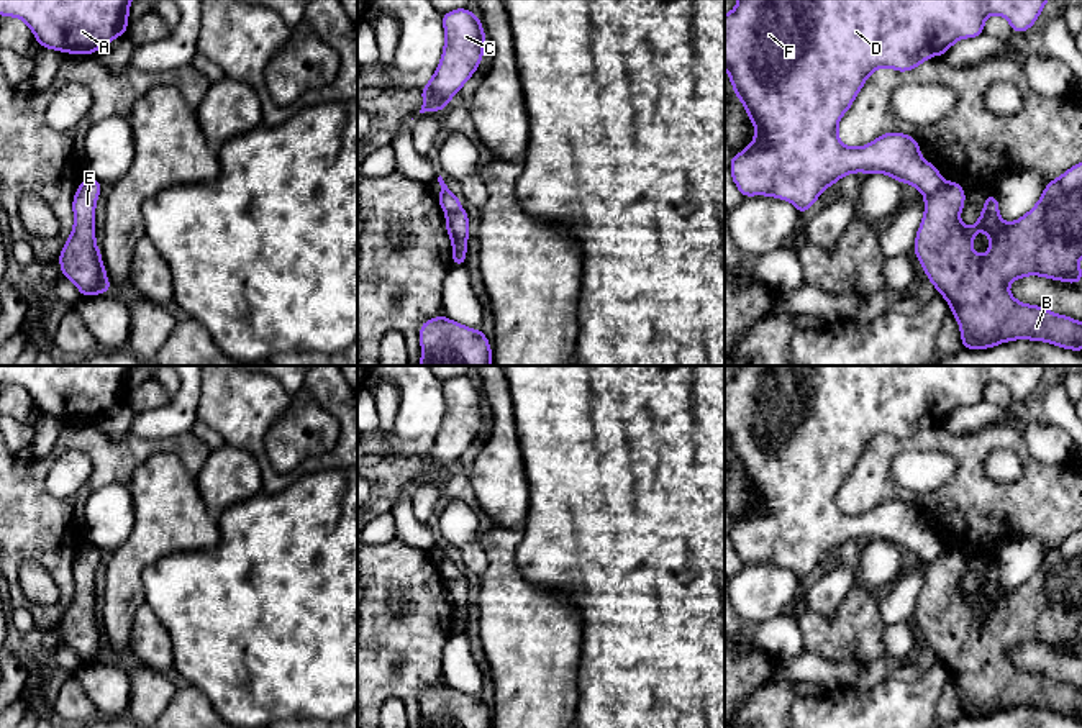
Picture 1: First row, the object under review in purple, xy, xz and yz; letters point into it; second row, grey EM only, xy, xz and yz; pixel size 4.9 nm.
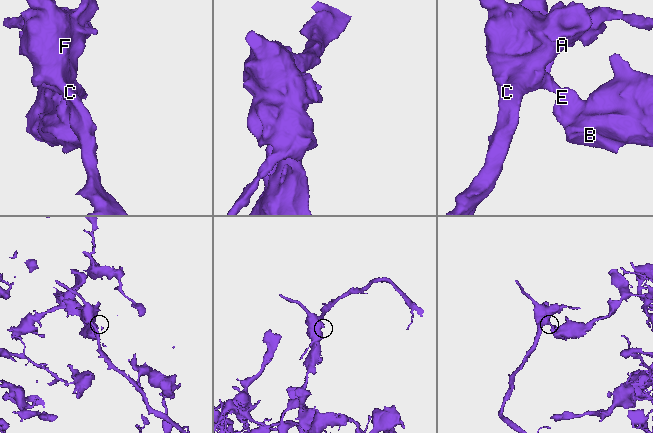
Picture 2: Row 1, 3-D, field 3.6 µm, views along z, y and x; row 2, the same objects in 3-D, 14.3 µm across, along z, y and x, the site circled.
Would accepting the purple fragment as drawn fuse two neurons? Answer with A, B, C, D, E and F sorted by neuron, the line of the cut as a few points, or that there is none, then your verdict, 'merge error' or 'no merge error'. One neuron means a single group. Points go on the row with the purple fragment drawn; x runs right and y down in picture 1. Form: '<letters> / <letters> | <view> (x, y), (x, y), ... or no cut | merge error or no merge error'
A C D F / B E | yz (943, 182), (927, 197) | merge error

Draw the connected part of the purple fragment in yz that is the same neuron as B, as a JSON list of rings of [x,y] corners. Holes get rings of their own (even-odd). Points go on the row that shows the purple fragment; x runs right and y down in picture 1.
[[[1082,162],[1072,166],[1061,177],[1049,180],[1039,202],[1013,223],[1000,220],[998,200],[995,193],[989,193],[977,223],[974,226],[962,226],[959,215],[964,202],[964,187],[959,182],[943,182],[934,193],[928,195],[925,198],[925,216],[913,248],[928,279],[948,300],[952,315],[957,318],[962,346],[966,349],[985,349],[1012,339],[1034,339],[1082,353],[1082,321],[1056,315],[1038,305],[1020,303],[1008,293],[1008,285],[1025,275],[1043,275],[1069,284],[1082,282],[1082,271],[1079,267],[1079,259],[1082,257]],[[979,230],[984,230],[990,239],[985,256],[975,256],[972,249],[972,239]]]

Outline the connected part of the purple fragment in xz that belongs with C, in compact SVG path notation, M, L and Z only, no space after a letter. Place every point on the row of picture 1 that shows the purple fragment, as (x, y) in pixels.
M467 8L443 13L443 26L446 34L443 56L434 75L421 87L425 102L420 113L446 108L479 67L487 43L479 16Z

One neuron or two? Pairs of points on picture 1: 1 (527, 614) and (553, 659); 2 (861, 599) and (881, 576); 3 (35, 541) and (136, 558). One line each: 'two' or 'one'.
1: one
2: two
3: two

